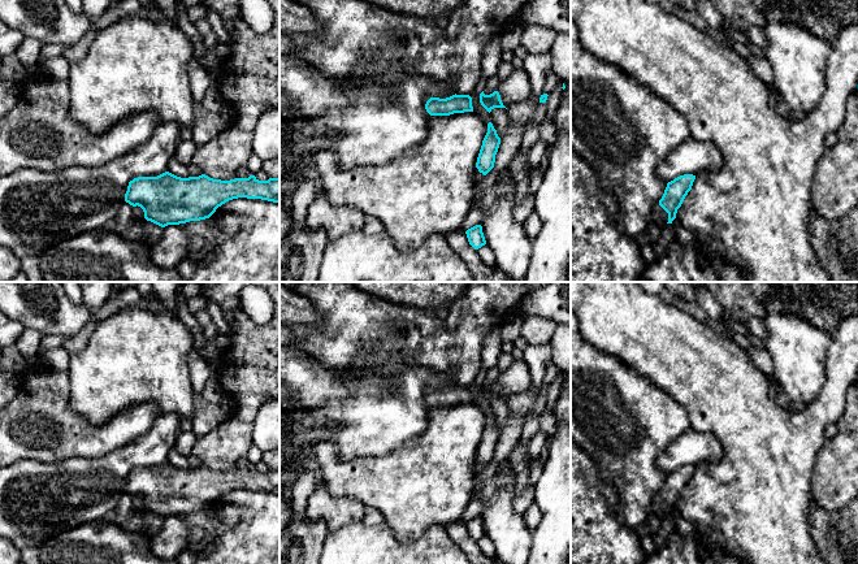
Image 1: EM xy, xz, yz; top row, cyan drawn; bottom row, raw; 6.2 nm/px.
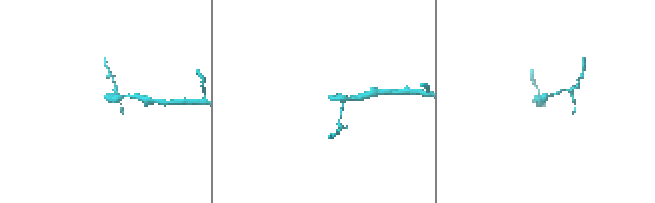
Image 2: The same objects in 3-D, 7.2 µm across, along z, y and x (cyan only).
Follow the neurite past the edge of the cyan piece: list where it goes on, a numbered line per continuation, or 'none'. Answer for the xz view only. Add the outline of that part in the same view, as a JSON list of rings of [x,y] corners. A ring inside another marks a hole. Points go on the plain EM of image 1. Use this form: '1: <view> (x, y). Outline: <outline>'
none

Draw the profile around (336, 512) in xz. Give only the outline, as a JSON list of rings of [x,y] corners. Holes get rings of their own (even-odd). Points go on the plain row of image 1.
[[[324,485],[311,494],[307,503],[308,517],[312,521],[322,520],[328,532],[361,521],[364,509],[361,502],[348,496],[334,496]]]

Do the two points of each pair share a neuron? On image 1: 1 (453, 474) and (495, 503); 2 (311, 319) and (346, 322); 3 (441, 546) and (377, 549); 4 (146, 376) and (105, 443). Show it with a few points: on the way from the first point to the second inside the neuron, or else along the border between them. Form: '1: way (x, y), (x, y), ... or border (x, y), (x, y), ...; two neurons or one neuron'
1: border (476, 459), (473, 463), (472, 495); two neurons
2: border (302, 295), (312, 303), (320, 316), (316, 326); two neurons
3: way (425, 550), (393, 550); one neuron
4: border (155, 404), (133, 404), (99, 426); two neurons

